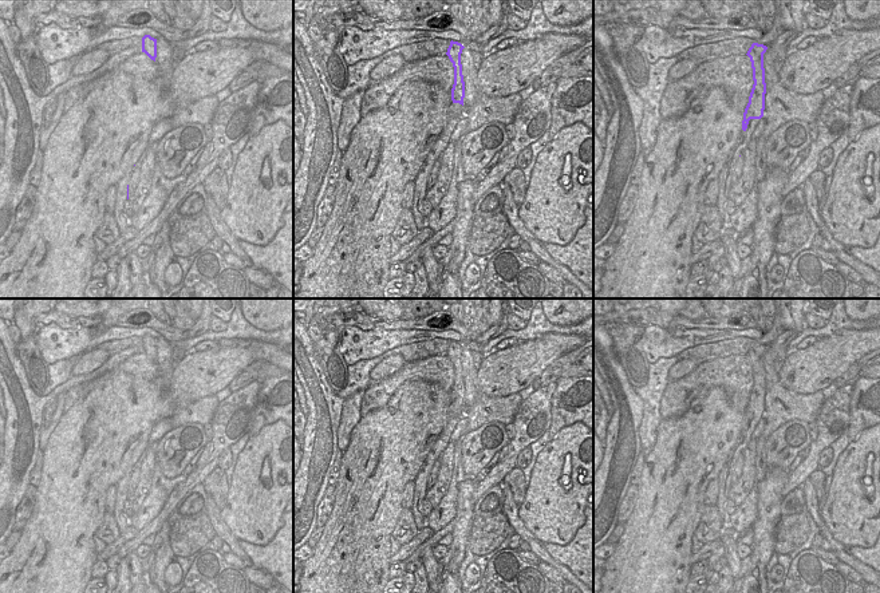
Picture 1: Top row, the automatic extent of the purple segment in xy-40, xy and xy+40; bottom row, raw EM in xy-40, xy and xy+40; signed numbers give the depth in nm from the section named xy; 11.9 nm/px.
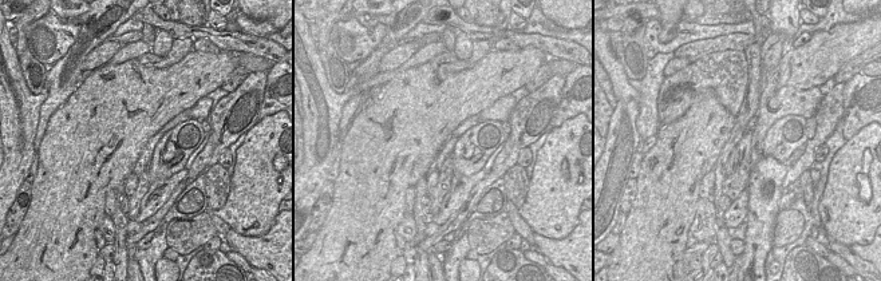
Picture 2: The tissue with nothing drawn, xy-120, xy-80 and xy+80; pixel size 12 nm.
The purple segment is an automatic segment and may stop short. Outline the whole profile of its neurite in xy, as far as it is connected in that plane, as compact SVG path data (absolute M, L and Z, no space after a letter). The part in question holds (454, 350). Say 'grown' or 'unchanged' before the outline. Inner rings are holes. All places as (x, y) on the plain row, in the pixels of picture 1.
grown | M450 341L446 355L454 367L454 384L451 388L451 406L449 411L447 423L443 427L437 442L433 444L431 450L427 454L427 458L421 467L415 478L415 490L414 490L414 502L413 502L413 515L418 531L425 527L425 517L422 514L422 505L426 499L427 493L427 481L431 473L431 469L437 460L439 460L442 452L450 442L450 435L454 431L458 420L463 416L463 398L465 398L465 382L462 375L461 353L465 347L458 341Z

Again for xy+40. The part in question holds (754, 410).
grown | M753 343L746 353L751 361L754 384L749 396L749 403L743 412L742 436L738 440L735 440L735 444L730 450L727 459L717 478L718 497L714 506L717 507L721 517L722 517L722 513L725 511L725 501L727 499L727 493L730 489L726 486L729 470L742 455L742 451L746 448L747 443L751 439L751 434L755 426L758 424L759 419L763 416L765 394L766 394L763 353L766 352L766 349L767 349L766 345Z

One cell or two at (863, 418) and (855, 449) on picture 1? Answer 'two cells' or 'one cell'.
two cells

